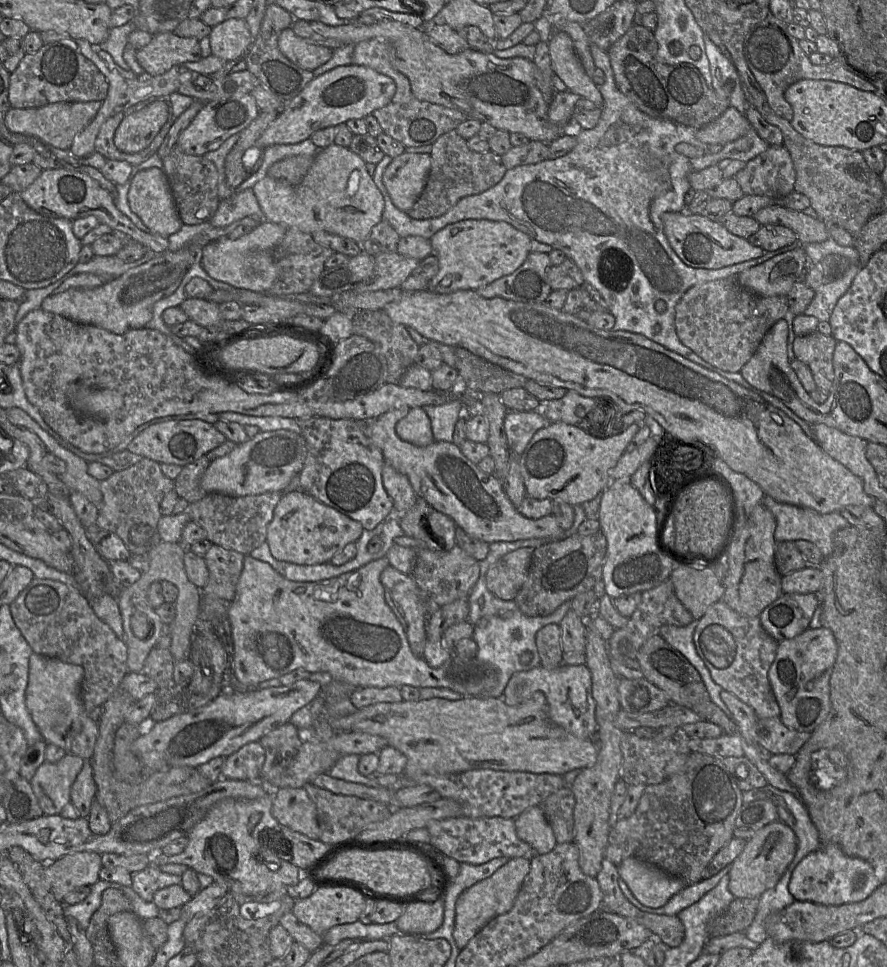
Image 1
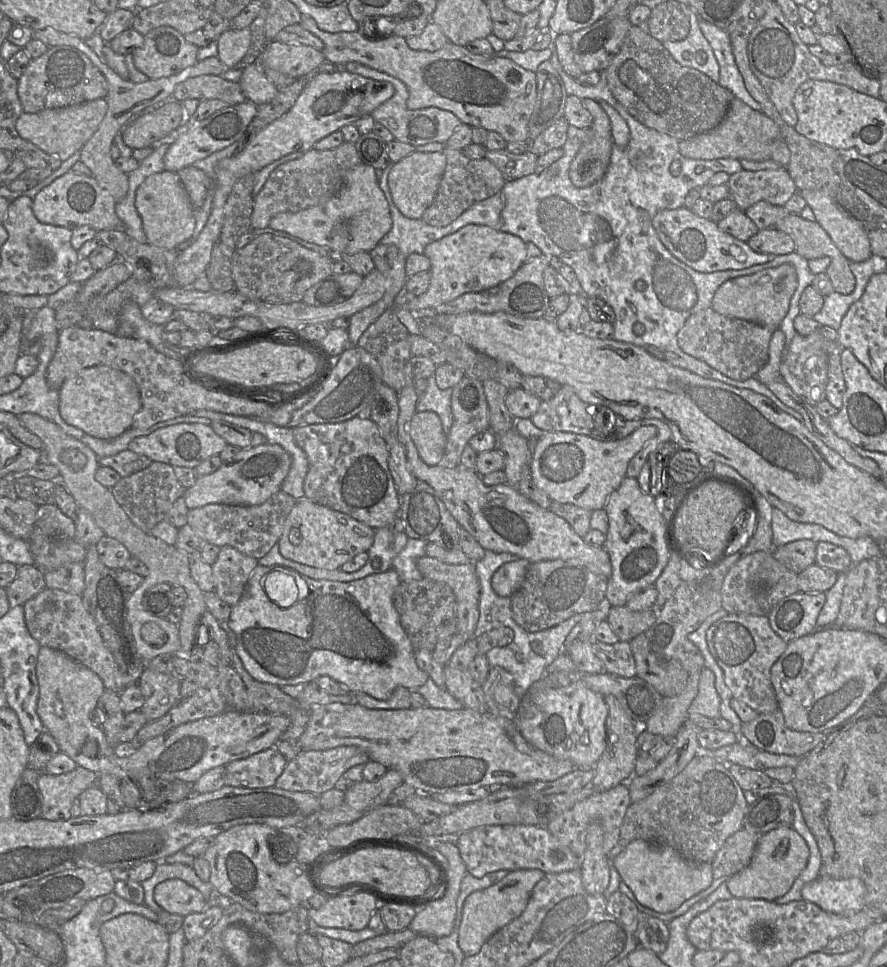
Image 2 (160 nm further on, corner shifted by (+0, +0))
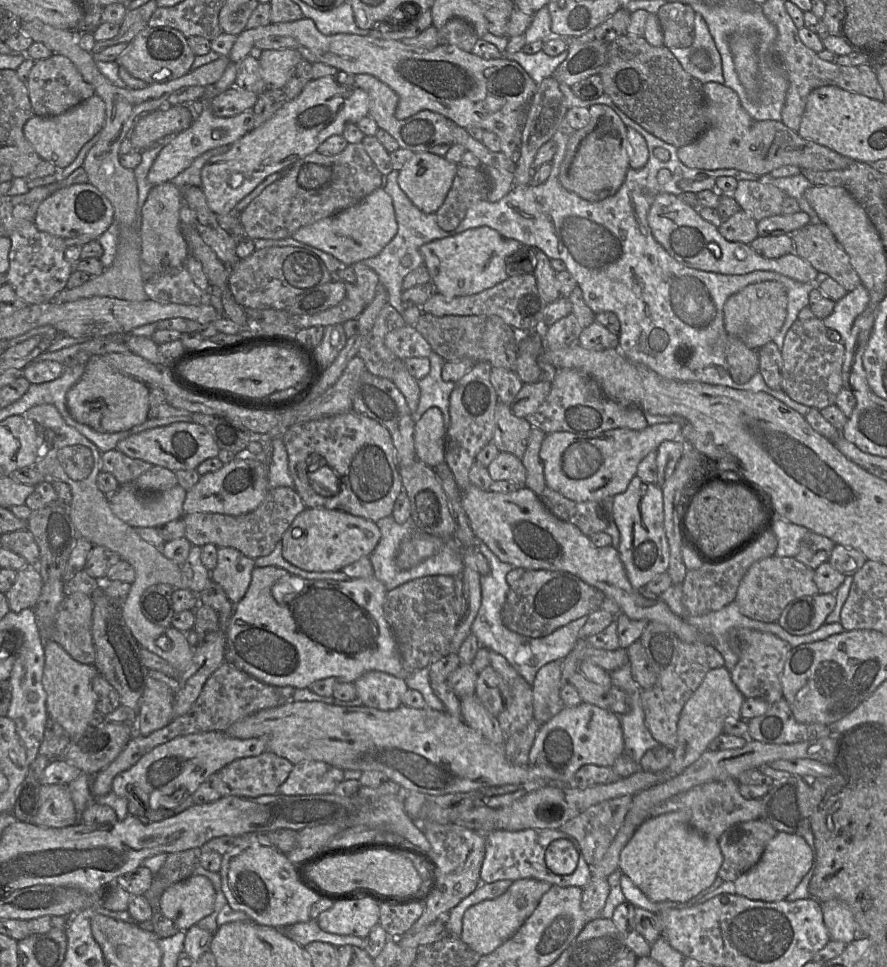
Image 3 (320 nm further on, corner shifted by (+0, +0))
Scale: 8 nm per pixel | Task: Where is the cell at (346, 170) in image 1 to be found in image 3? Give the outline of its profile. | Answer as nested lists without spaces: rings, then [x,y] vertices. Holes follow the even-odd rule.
[[[382,187],[357,204],[296,230],[291,237],[337,258],[343,266],[378,255],[398,231],[393,200]]]

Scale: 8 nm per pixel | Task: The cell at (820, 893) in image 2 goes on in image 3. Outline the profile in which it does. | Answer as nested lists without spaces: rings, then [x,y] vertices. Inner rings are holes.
[[[831,899],[821,903],[823,921],[831,940],[849,944],[858,937],[858,928],[852,912],[840,900]]]

